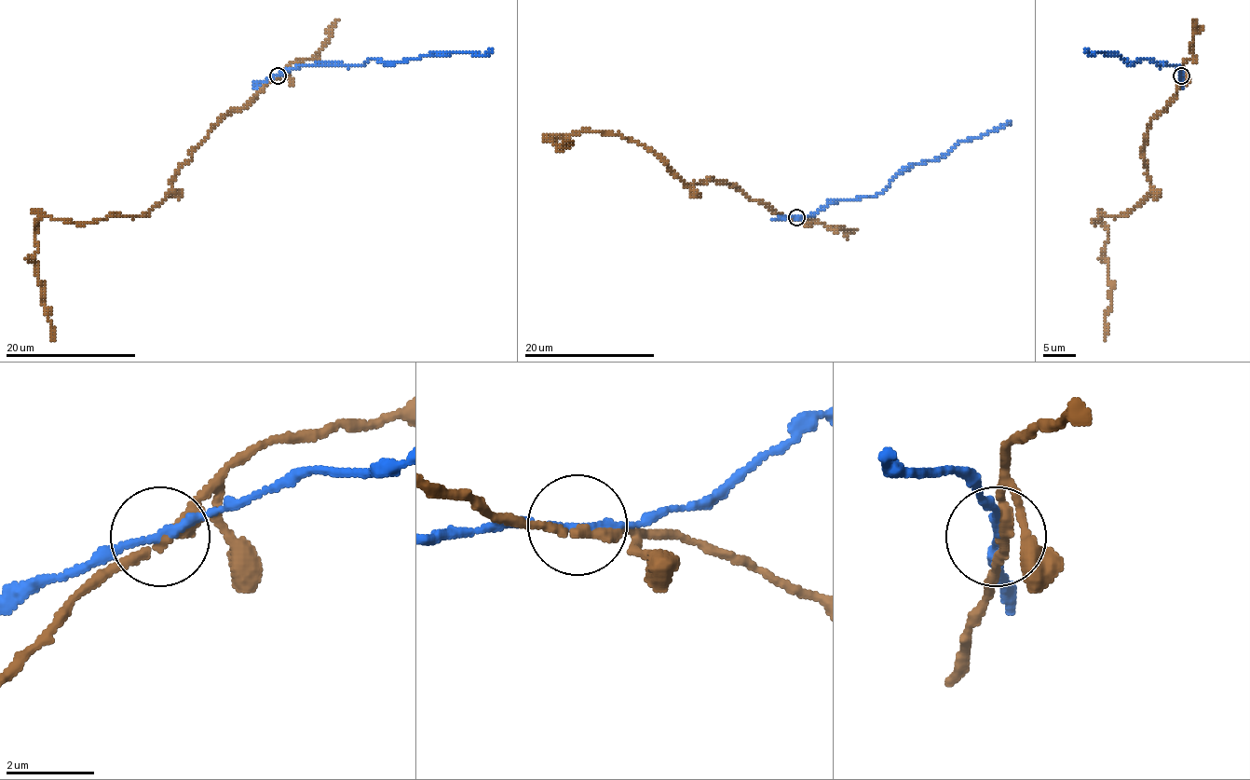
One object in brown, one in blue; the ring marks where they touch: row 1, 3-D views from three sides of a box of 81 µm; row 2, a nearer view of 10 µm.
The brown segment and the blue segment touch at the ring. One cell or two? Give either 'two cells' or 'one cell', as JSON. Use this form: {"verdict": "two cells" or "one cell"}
{"verdict": "two cells"}

